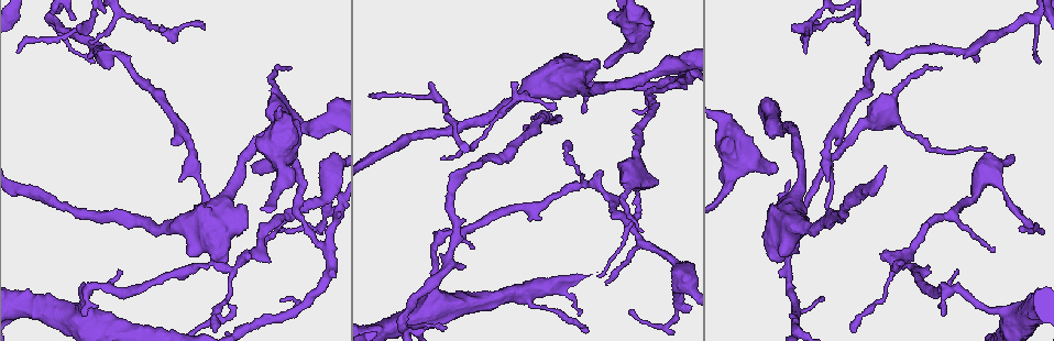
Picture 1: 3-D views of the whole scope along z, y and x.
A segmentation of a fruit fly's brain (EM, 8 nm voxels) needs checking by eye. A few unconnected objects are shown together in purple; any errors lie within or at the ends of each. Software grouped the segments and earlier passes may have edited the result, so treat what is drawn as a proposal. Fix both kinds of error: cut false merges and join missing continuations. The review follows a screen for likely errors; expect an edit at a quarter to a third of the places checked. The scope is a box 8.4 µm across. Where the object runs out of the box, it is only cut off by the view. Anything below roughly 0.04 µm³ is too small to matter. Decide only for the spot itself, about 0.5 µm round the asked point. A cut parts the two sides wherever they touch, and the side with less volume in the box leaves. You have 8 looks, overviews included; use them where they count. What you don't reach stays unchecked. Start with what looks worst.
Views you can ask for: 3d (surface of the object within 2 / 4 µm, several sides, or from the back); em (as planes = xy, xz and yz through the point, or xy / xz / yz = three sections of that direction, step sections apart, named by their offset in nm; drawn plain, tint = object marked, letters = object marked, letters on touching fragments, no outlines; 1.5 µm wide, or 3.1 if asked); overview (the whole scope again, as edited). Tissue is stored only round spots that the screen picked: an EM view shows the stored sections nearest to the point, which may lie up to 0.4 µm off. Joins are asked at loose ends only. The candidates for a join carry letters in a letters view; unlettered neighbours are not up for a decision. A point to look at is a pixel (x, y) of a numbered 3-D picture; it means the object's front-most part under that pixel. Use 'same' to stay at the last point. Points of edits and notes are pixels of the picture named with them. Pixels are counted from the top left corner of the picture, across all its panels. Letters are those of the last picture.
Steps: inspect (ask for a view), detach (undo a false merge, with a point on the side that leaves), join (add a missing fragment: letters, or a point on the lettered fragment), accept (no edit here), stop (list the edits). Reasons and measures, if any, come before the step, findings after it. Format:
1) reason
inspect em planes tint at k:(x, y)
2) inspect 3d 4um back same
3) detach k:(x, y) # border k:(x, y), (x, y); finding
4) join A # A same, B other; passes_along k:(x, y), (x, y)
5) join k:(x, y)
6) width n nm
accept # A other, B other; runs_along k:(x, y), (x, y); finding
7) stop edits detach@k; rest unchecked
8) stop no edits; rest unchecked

inspect 3d 4um at 1:(676, 85)

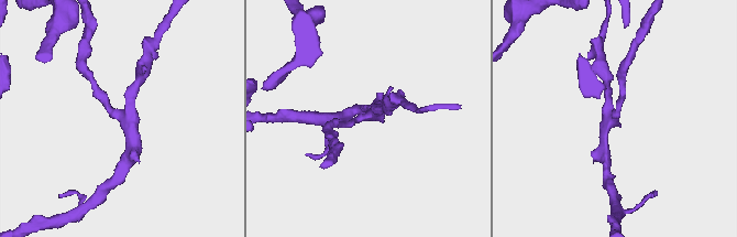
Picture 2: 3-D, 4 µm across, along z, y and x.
arms 3
inspect em xy step 8 tint at 2:(611, 118)

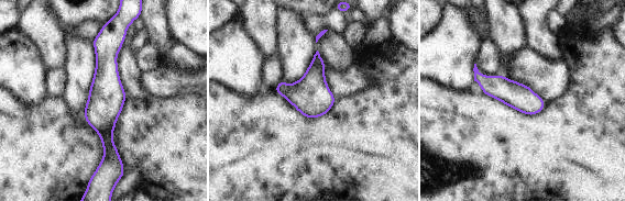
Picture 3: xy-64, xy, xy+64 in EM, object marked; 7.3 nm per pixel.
inspect em planes letters same

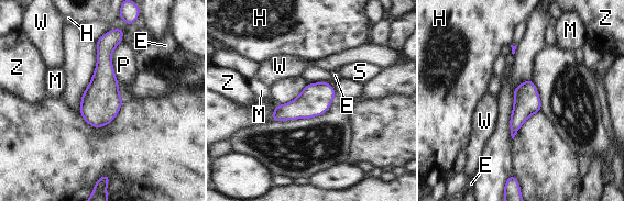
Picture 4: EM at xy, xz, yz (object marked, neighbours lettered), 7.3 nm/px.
longest_contact P 300 nm
accept # E other, H other, M other, P other, S other, W other, Z other; all the same cell

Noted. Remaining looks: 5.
free end
inspect em planes letters at 1:(248, 210)

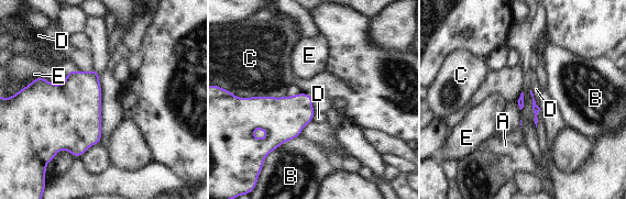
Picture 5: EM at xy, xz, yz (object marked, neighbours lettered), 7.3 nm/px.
accept # A other, B other, C other, D other, E other; none of them fits

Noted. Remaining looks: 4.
abrupt turn
inspect em xz step 4 tint at 1:(894, 269)

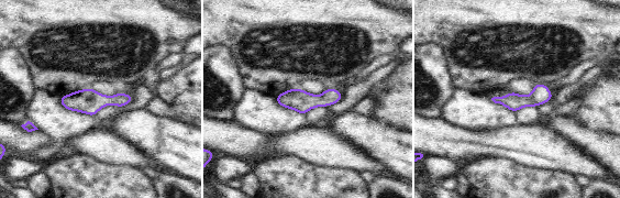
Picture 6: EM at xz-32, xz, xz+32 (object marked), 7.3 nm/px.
inspect em xy step 4 letters same

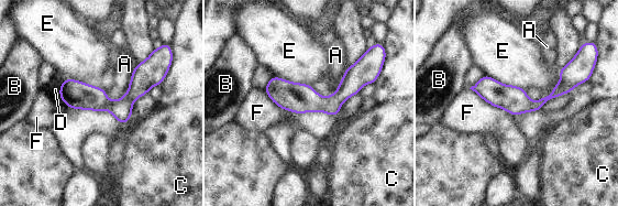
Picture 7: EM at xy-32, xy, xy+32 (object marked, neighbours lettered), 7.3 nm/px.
accept # A other, B other, C other, D other, E other, F other; one cell here

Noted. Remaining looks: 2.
stop no edits; rest unchecked

